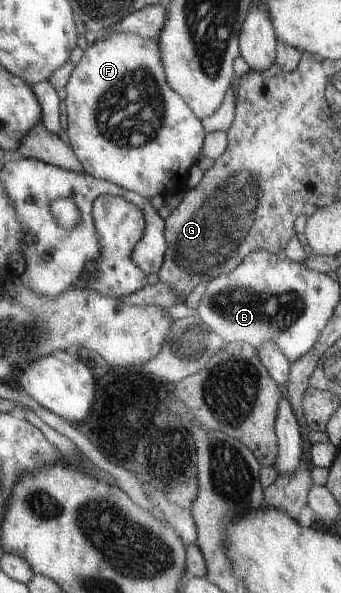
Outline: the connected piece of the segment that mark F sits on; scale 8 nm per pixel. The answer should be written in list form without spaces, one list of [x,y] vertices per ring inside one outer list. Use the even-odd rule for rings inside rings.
[[[111,31],[102,39],[90,41],[65,90],[67,136],[85,173],[149,200],[159,194],[167,198],[167,194],[175,193],[177,188],[181,188],[182,192],[185,190],[183,186],[203,146],[205,130],[201,126],[201,118],[169,86],[159,42],[125,31]]]

